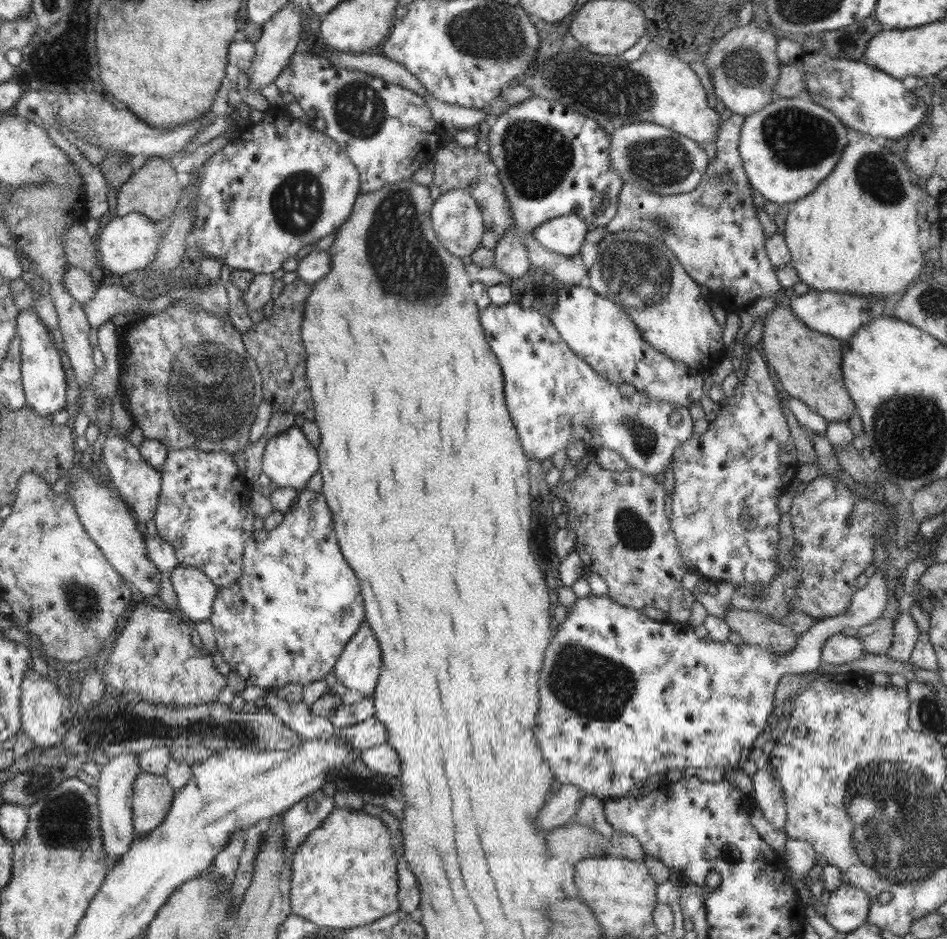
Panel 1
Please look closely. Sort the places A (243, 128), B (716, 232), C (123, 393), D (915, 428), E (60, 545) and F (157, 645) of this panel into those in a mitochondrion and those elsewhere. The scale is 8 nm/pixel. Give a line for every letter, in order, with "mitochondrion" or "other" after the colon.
A: other
B: other
C: other
D: mitochondrion
E: other
F: other

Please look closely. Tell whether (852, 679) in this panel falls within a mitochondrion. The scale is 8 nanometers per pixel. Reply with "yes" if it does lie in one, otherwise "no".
no

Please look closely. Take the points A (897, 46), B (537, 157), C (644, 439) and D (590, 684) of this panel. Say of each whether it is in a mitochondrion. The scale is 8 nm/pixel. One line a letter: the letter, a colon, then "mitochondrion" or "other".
A: other
B: mitochondrion
C: mitochondrion
D: mitochondrion

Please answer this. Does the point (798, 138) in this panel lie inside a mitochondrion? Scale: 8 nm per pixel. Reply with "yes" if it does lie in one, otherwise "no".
yes

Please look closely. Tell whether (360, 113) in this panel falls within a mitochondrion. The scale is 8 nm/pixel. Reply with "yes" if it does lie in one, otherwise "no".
yes

